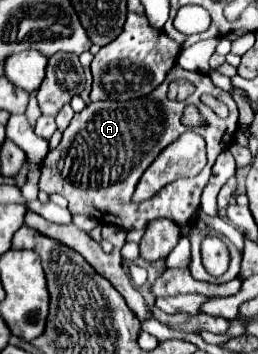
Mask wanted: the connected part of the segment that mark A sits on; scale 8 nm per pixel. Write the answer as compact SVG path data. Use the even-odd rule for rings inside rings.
M175 65L165 81L153 89L149 95L131 99L131 101L97 101L89 103L81 113L77 113L71 121L71 125L65 129L61 145L51 151L45 159L45 165L41 169L41 181L39 189L45 193L59 193L69 201L69 209L73 213L89 215L99 221L105 219L109 225L123 227L127 231L133 229L143 229L149 221L159 219L159 217L169 217L179 225L187 225L193 217L193 213L199 207L199 197L203 187L207 185L211 177L211 167L217 159L217 155L229 147L229 143L235 137L237 121L239 121L239 111L237 105L235 109L229 109L227 119L219 119L207 105L201 103L201 95L209 93L213 97L221 97L223 91L213 85L209 75L203 73L191 73ZM173 79L191 79L195 85L195 93L187 101L171 101L167 97L167 85ZM187 103L193 103L201 109L201 113L207 119L207 127L185 127L181 123L181 113ZM185 131L197 131L205 139L207 150L207 163L195 179L177 179L167 184L153 199L145 203L133 203L131 195L135 191L135 185L147 165L161 153L167 145L177 141L177 137Z

